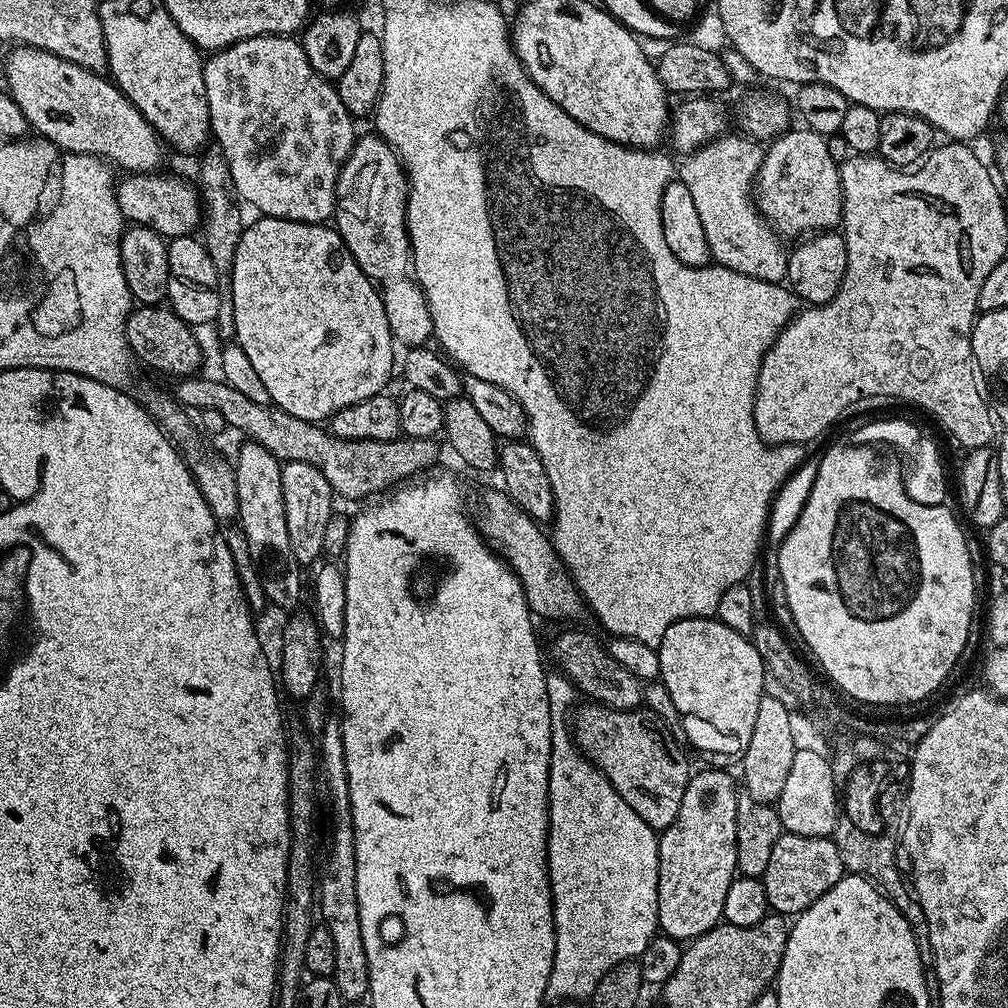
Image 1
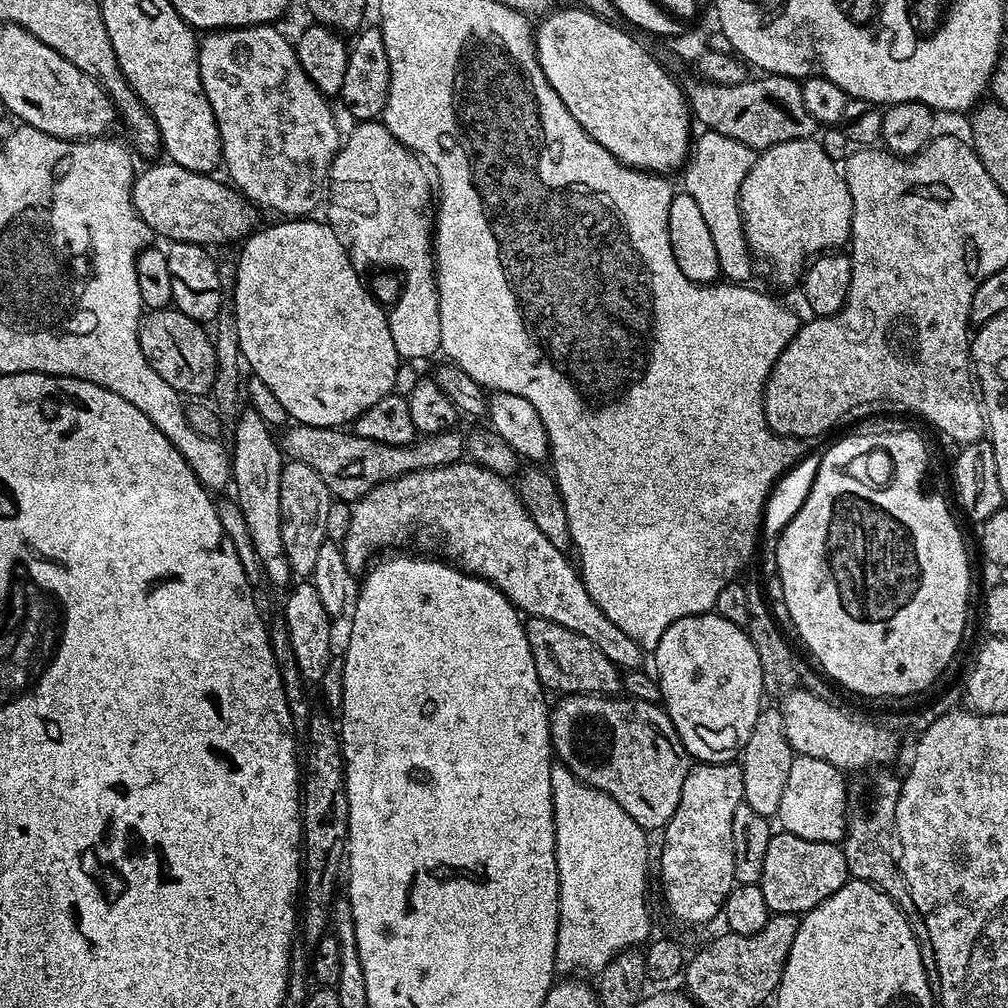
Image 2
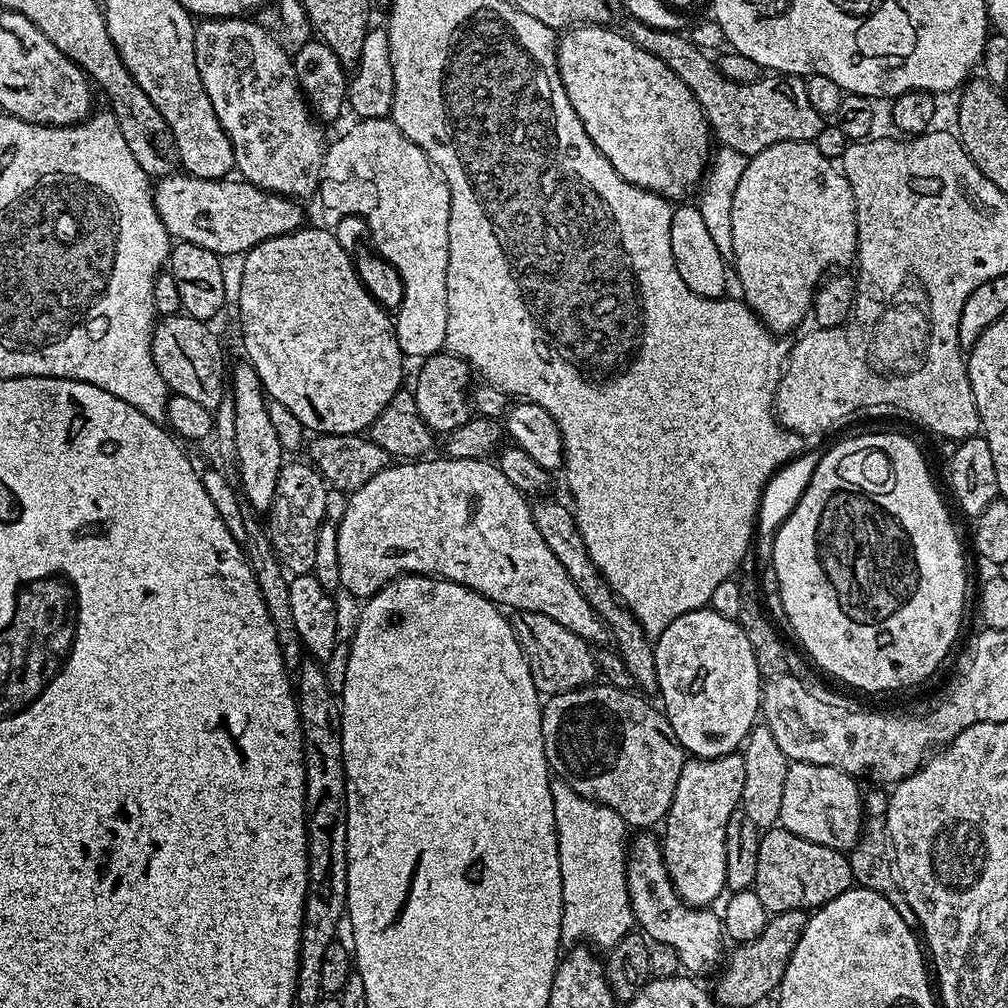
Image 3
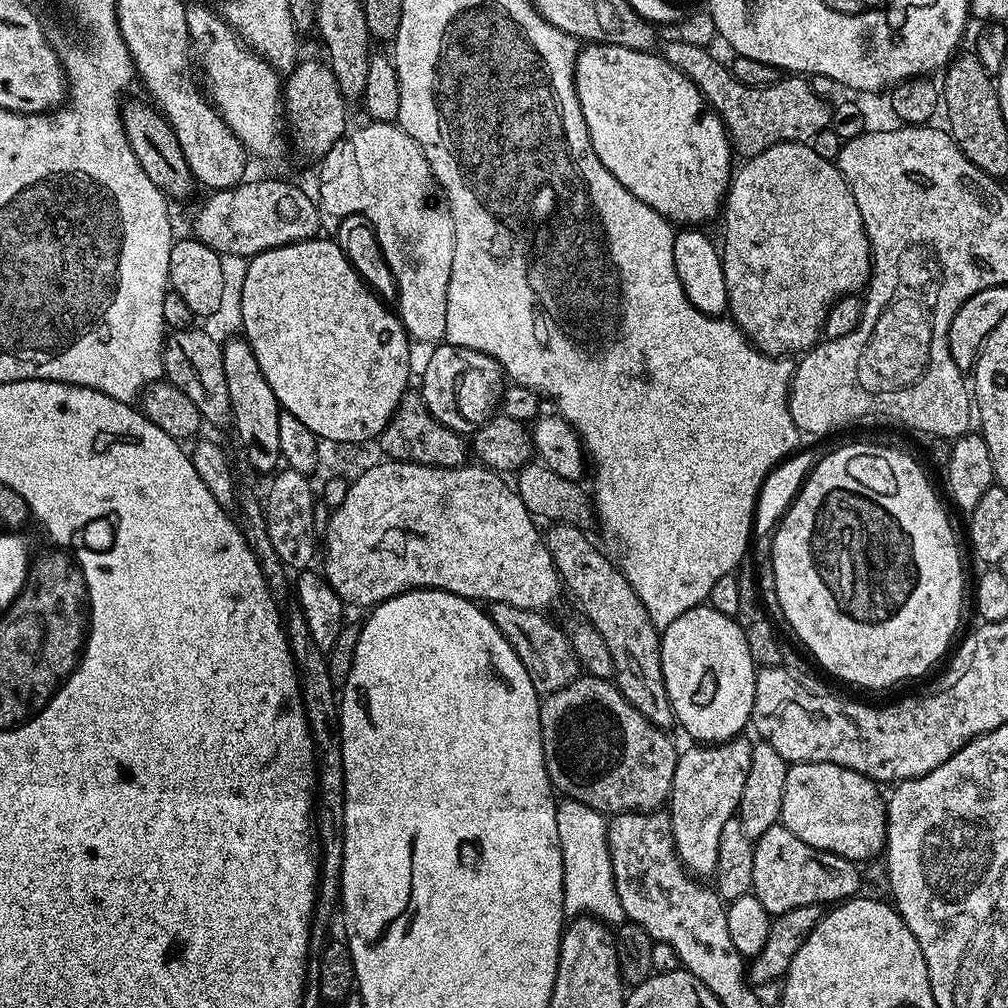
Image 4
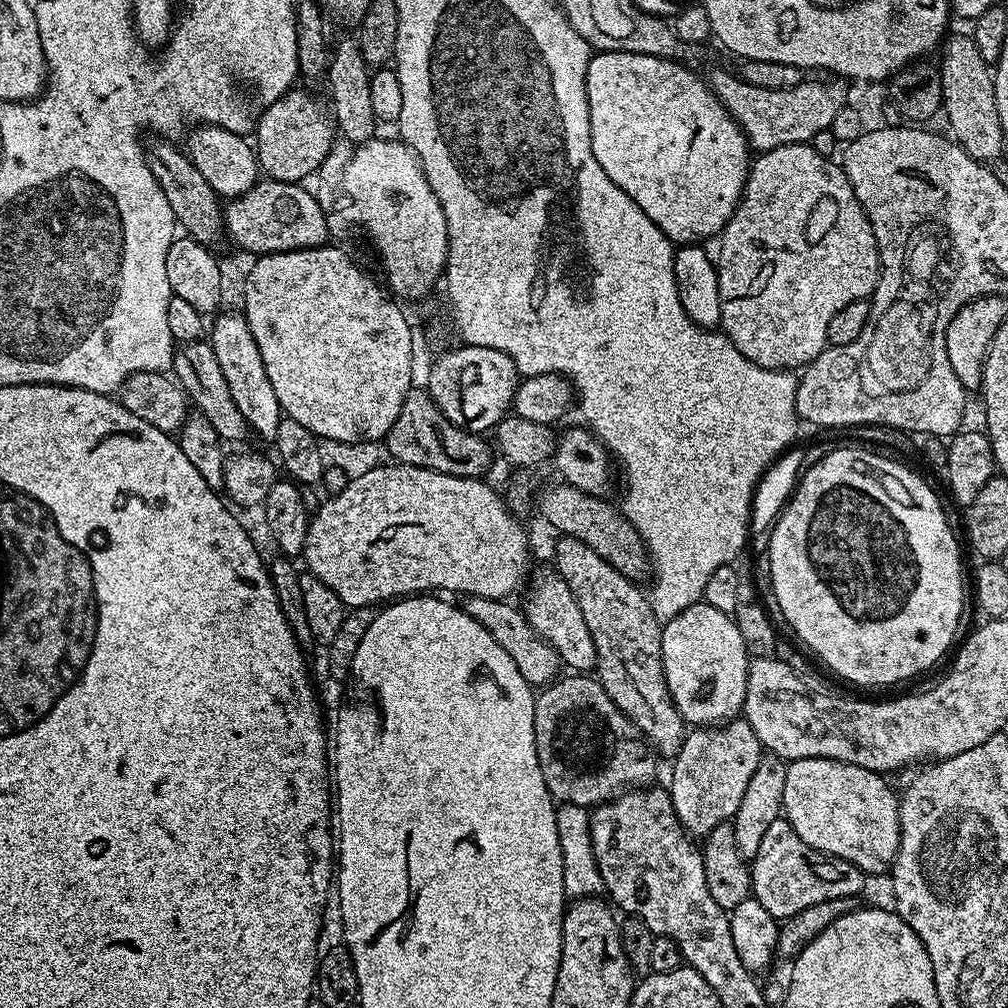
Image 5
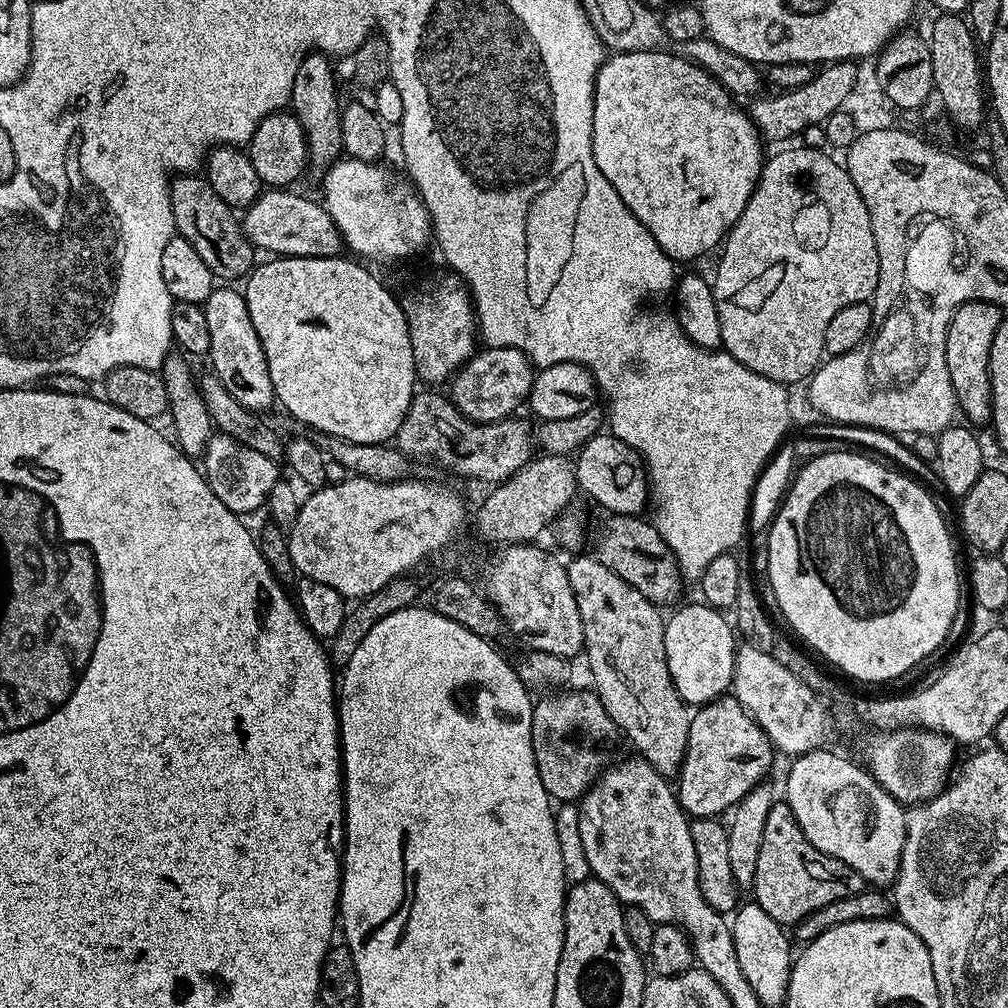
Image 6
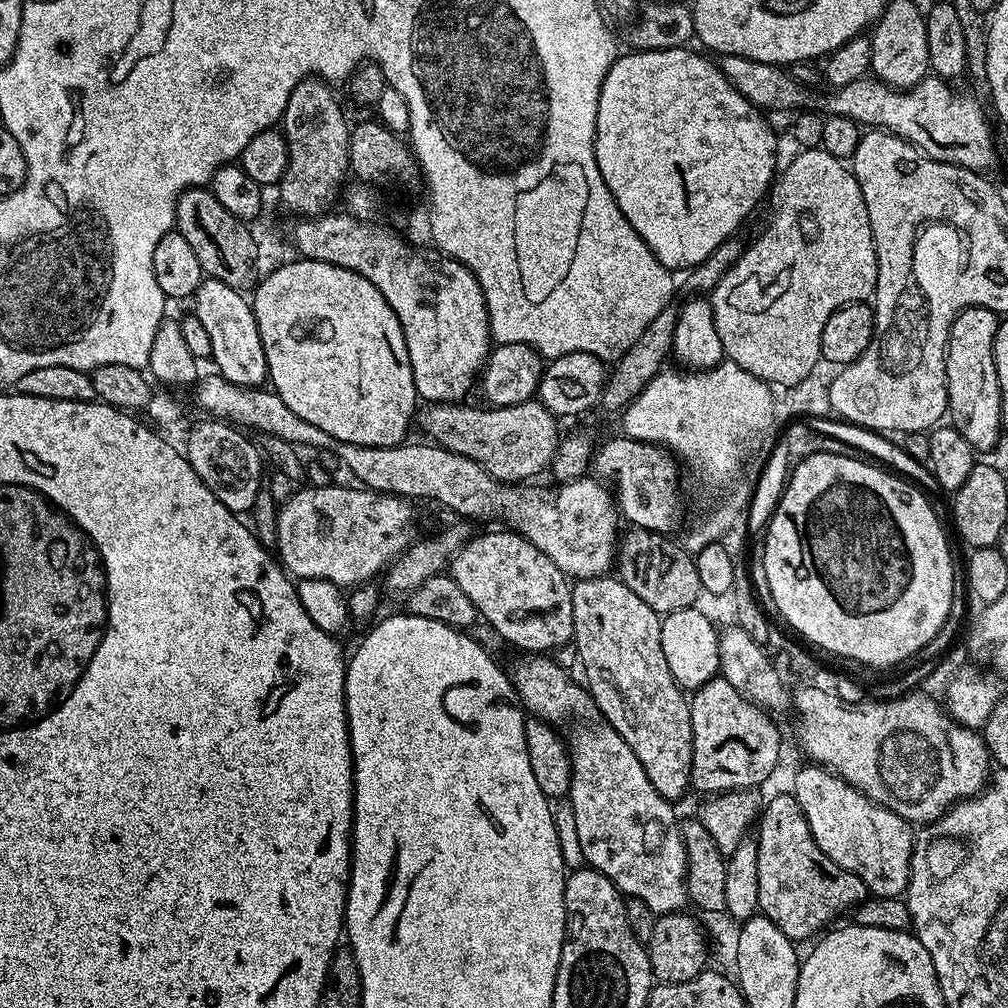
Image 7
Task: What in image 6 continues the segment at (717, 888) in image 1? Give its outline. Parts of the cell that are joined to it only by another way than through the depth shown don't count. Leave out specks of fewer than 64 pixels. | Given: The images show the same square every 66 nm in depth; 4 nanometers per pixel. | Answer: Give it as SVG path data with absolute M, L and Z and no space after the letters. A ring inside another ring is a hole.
M725 694L718 700L701 704L692 712L690 738L686 746L684 761L680 763L678 779L678 799L685 812L692 818L720 818L723 812L735 809L740 799L765 779L764 775L772 768L774 749L770 738L758 726L756 719L745 710L736 697Z

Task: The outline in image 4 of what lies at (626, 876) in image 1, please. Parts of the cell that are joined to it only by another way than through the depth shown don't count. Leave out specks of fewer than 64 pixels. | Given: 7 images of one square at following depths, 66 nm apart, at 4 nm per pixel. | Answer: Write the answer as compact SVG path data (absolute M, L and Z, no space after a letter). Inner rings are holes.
M567 798L561 799L556 806L556 821L558 822L558 842L562 850L562 866L564 867L564 911L569 917L584 918L591 917L591 919L599 920L609 926L619 926L625 923L626 917L622 910L622 902L618 902L618 890L614 886L614 870L610 862L610 850L608 849L608 820L605 813L594 810L590 806L586 806L577 800L569 800Z

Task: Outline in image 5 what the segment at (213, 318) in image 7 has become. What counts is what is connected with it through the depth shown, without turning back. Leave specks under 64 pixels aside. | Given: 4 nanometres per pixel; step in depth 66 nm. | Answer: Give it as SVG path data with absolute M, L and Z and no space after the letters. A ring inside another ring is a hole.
M228 312L225 316L215 317L216 325L210 328L210 343L218 358L218 366L222 366L222 378L226 378L226 386L230 386L230 394L238 410L242 410L242 418L246 418L249 429L256 432L268 442L275 441L282 419L282 409L278 402L278 394L274 394L274 386L270 386L270 378L266 378L266 366L262 366L262 354L258 354L258 342L254 342L254 334L250 334L250 326L243 315Z

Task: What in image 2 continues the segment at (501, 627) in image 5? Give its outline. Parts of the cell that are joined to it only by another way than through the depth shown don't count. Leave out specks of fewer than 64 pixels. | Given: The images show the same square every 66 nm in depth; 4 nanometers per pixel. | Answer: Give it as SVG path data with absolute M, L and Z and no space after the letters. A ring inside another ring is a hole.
M529 617L525 623L527 641L534 655L535 670L539 682L552 693L559 695L619 695L623 689L623 677L616 664L603 654L594 642L568 627L559 626L548 619Z

